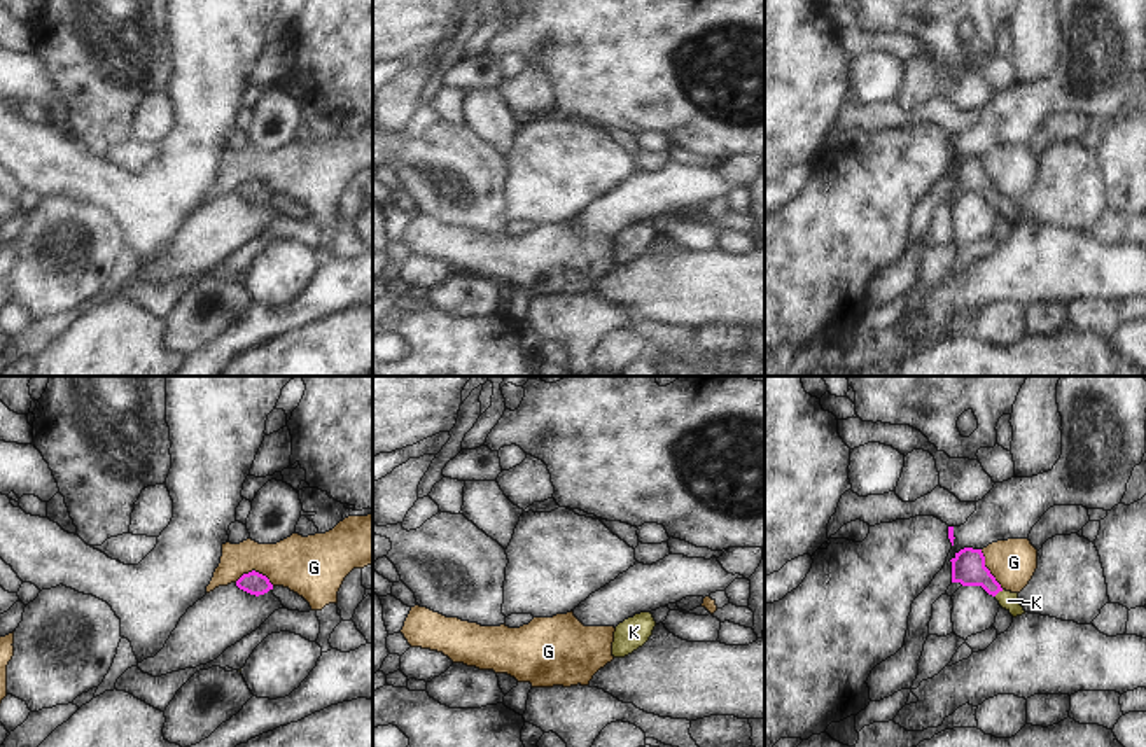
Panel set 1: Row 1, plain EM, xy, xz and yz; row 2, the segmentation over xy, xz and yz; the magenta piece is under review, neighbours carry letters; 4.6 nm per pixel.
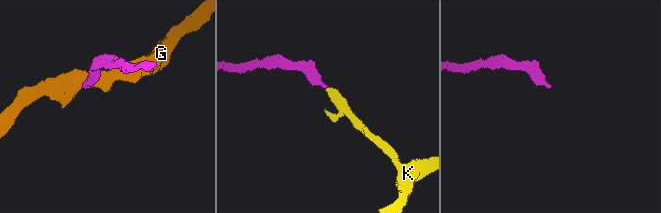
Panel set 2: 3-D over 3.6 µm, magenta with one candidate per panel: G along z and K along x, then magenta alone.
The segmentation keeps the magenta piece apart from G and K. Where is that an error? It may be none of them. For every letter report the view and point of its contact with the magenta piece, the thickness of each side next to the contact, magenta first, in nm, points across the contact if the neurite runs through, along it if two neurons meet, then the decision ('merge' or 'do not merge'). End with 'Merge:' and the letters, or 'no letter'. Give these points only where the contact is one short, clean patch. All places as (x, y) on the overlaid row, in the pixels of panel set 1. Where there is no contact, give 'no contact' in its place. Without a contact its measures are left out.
G: xy (254, 571) | 110/280 nm | along xy (235, 581), (244, 574), (258, 571), (273, 585) | do not merge
K: yz (998, 592) | 160/90 nm | across yz (968, 567), (998, 592), (1008, 600) | merge
Merge: K

